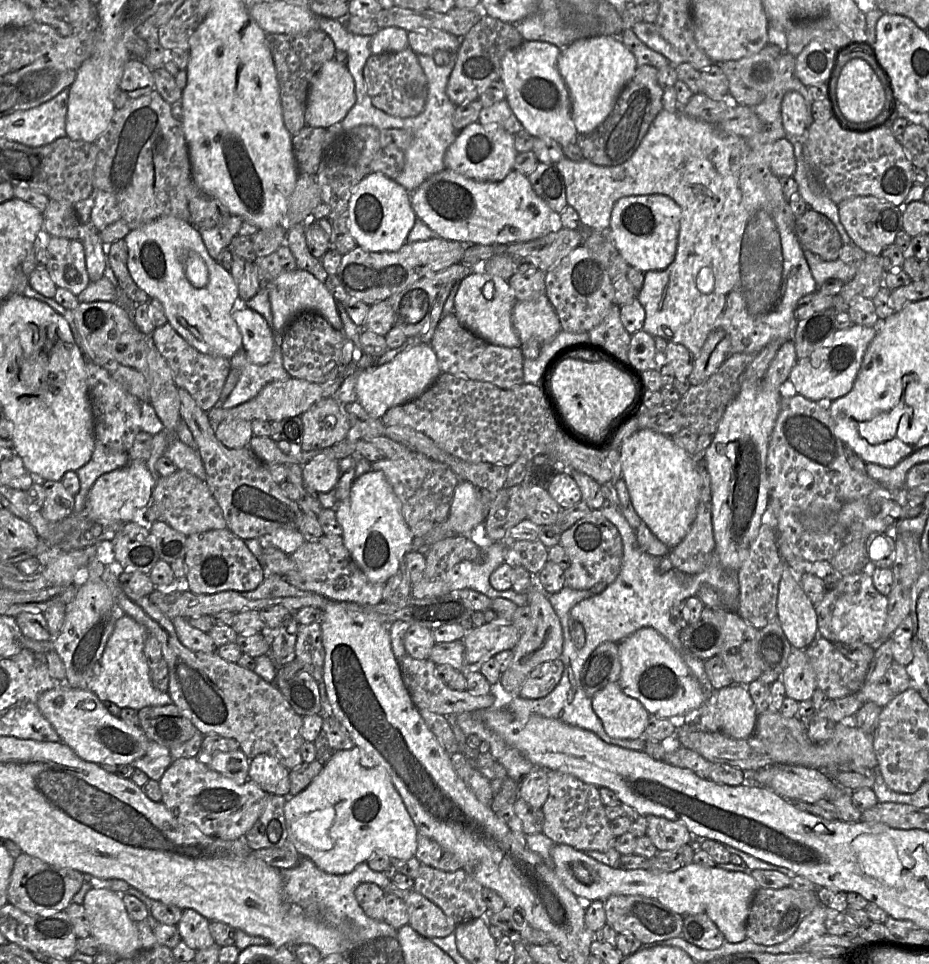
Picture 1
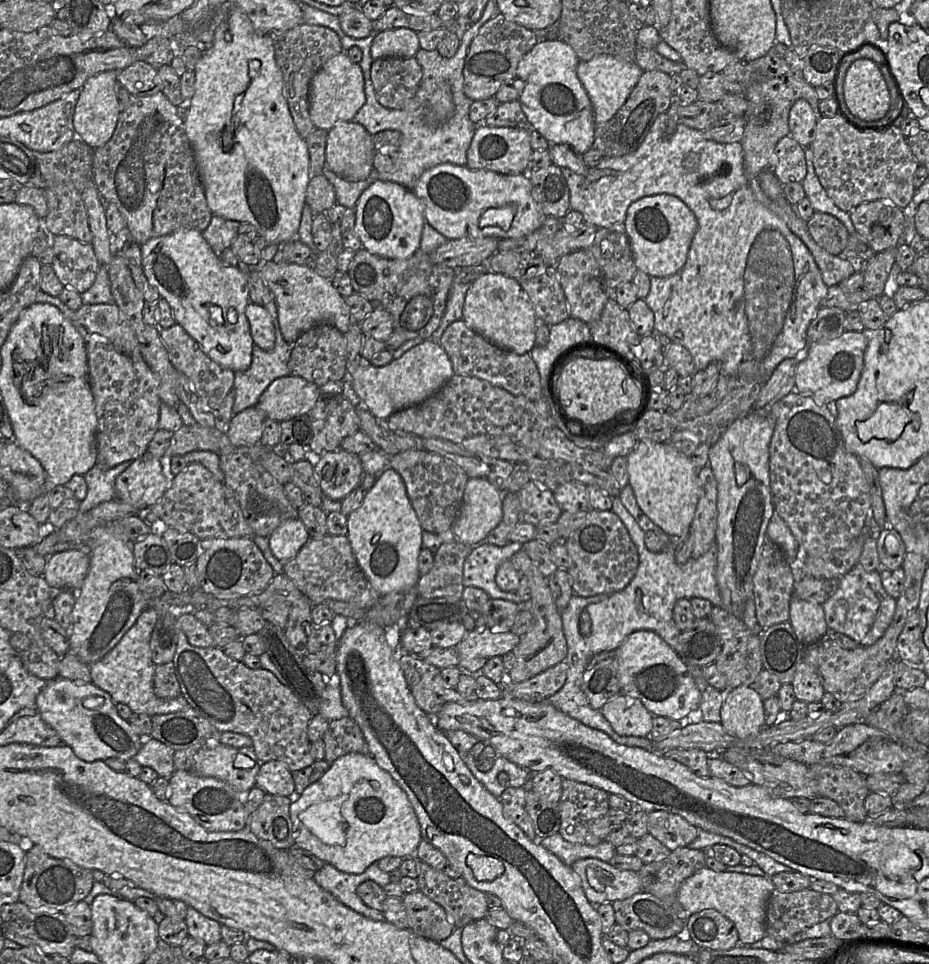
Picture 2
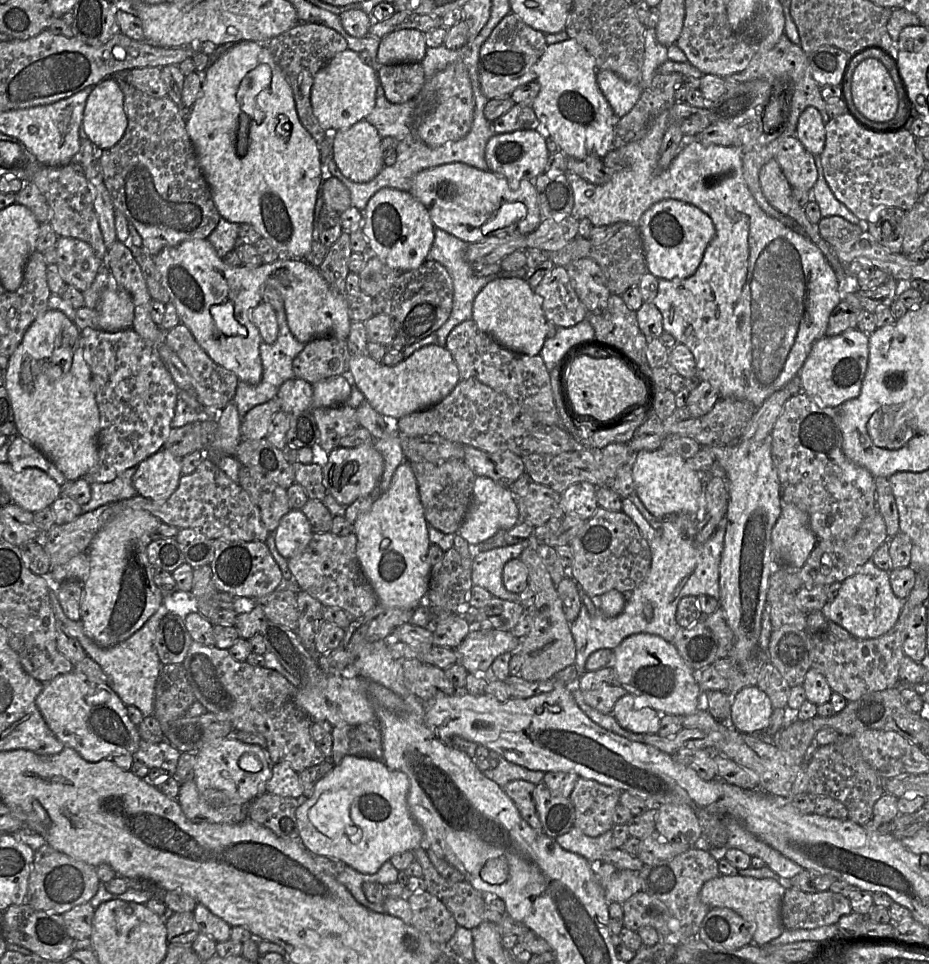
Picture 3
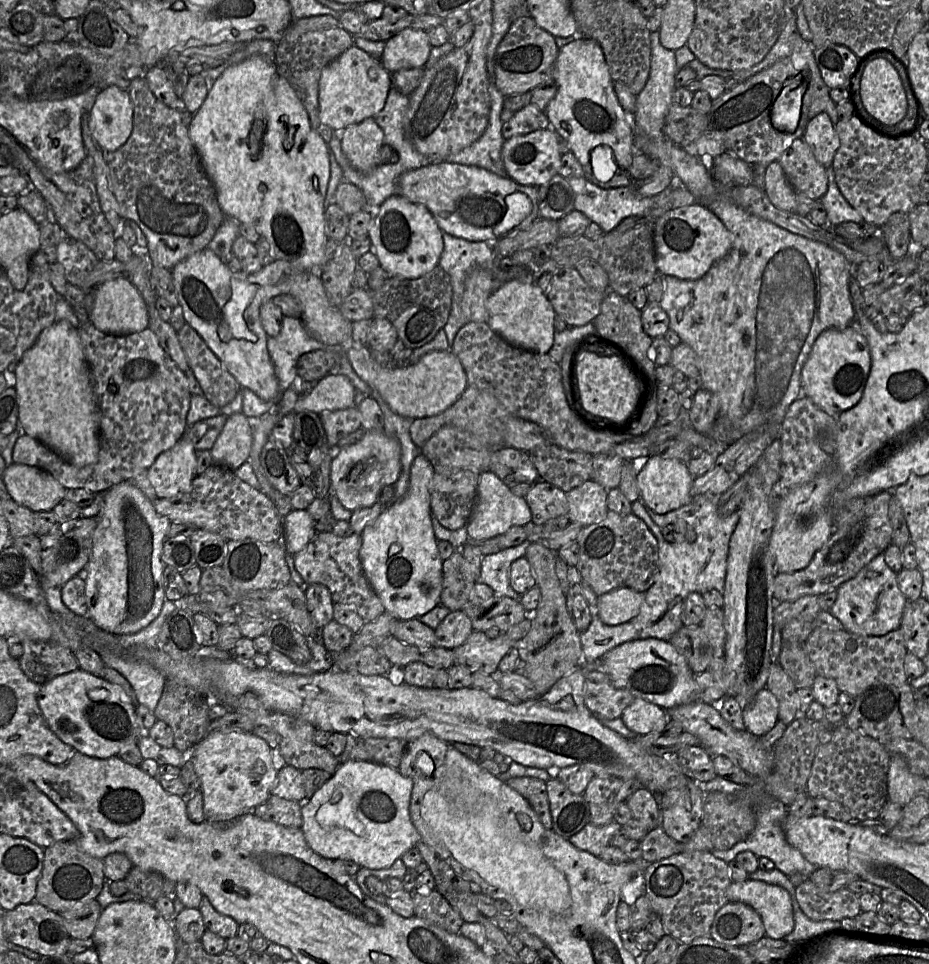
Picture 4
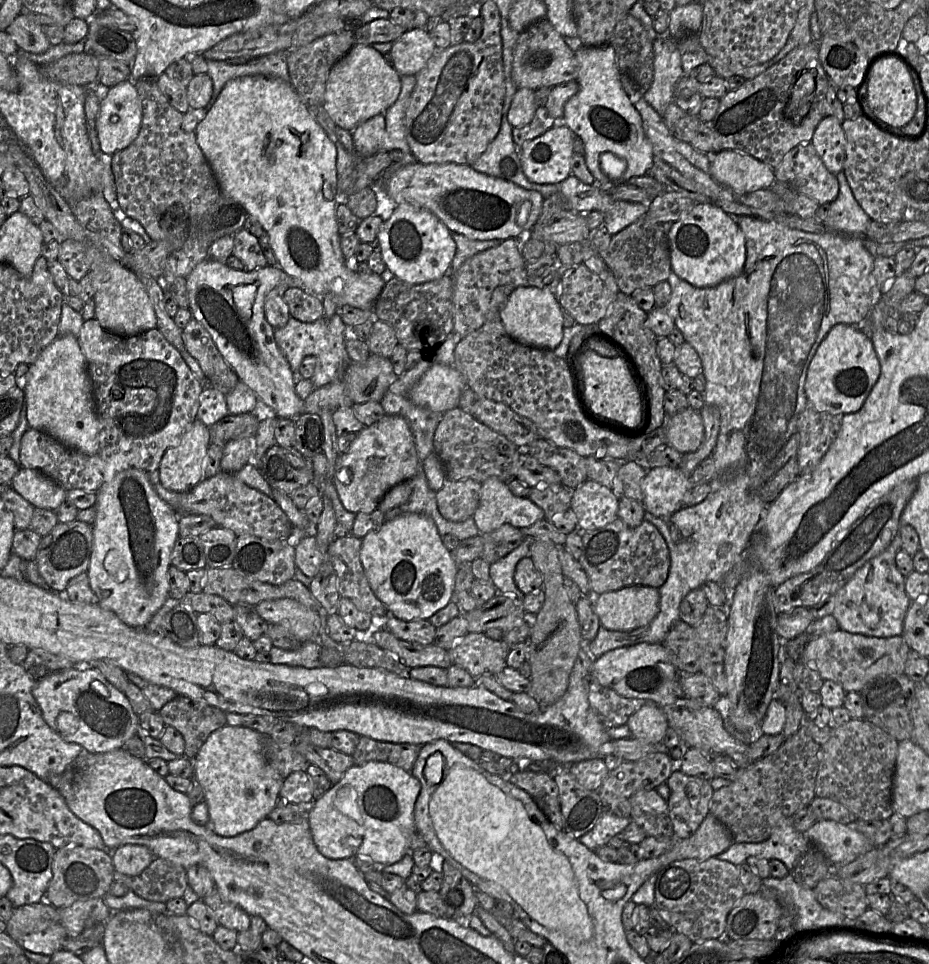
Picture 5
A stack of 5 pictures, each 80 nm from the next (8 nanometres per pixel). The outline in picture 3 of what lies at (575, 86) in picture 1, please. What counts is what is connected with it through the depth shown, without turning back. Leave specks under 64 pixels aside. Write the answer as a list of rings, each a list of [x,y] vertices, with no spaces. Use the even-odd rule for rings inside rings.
[[[599,69],[597,83],[619,118],[635,106],[642,92],[640,83],[628,82],[610,70]]]

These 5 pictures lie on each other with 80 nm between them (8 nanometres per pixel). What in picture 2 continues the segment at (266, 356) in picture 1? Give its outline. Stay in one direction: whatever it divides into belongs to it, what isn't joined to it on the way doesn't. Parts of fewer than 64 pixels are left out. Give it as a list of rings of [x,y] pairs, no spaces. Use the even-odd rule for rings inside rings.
[[[250,302],[245,314],[254,345],[265,351],[272,350],[275,346],[275,327],[268,310],[263,305]]]

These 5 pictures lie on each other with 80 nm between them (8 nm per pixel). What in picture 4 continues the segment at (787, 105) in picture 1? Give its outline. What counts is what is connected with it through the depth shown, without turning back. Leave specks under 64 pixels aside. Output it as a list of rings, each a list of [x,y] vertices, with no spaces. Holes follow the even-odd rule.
[[[825,112],[813,117],[807,124],[801,138],[809,145],[812,153],[825,168],[830,168],[840,146],[835,125]]]

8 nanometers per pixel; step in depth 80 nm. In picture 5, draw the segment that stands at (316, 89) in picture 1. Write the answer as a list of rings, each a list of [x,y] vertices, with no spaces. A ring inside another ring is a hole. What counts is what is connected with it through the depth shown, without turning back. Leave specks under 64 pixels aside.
[[[355,44],[330,70],[325,108],[338,127],[352,131],[371,117],[384,114],[397,100],[401,86],[401,75],[384,55],[370,46]]]

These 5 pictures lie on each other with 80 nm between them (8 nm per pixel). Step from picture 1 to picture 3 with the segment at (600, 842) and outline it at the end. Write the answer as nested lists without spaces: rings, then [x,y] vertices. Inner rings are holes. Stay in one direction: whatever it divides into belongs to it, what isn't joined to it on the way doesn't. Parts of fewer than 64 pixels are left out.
[[[579,778],[569,796],[575,809],[574,827],[589,837],[598,837],[611,830],[621,793],[597,781]]]

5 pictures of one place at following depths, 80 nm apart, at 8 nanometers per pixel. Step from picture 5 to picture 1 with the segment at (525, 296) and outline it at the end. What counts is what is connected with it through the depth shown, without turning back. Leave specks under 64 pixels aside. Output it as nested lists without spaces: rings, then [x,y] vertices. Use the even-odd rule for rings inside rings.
[[[474,272],[460,280],[453,314],[463,327],[485,341],[501,347],[521,348],[522,343],[512,321],[517,301],[508,281],[485,272]]]

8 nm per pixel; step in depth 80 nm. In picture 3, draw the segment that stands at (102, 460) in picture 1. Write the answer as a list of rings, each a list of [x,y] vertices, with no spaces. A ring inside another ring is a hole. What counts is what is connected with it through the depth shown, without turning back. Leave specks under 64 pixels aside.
[[[135,469],[125,470],[111,482],[90,484],[91,498],[88,503],[81,506],[82,514],[136,496],[137,491],[132,484]]]

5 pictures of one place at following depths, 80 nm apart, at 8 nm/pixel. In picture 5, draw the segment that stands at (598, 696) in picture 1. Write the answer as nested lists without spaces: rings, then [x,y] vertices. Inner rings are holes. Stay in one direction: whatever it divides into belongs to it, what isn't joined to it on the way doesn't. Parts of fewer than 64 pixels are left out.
[[[649,702],[632,714],[626,725],[634,738],[652,744],[662,744],[669,727],[662,707]]]

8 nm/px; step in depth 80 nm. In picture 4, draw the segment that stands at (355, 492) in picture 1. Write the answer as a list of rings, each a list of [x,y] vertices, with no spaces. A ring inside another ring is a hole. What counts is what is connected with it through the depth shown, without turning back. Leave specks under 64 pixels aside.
[[[422,454],[415,457],[406,494],[383,512],[362,531],[362,544],[359,551],[361,565],[370,586],[382,602],[386,611],[396,619],[419,618],[440,603],[443,587],[443,560],[439,555],[437,539],[431,520],[429,484],[435,470],[430,461]]]

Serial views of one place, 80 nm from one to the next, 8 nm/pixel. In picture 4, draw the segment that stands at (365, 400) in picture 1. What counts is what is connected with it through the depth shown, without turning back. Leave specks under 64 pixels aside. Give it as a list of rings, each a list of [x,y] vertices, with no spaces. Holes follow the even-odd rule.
[[[352,345],[348,359],[358,374],[397,414],[414,419],[439,414],[452,406],[468,386],[467,375],[459,359],[447,350],[432,351],[415,363],[401,368],[379,364],[368,346]]]

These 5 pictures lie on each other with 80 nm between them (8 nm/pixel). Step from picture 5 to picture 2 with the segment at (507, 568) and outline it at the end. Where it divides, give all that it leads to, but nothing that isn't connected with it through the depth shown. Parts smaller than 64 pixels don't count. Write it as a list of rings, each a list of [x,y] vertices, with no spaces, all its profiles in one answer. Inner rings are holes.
[[[508,542],[504,546],[489,543],[474,544],[475,546],[463,566],[463,584],[483,589],[491,598],[504,599],[517,603],[521,609],[528,608],[516,592],[507,592],[499,588],[495,581],[498,567],[520,551],[523,544]]]

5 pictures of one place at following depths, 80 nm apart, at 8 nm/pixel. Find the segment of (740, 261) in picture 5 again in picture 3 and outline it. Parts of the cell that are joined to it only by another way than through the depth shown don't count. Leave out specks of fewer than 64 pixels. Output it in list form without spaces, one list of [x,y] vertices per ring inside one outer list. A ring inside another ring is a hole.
[[[665,199],[642,215],[638,228],[642,237],[648,272],[658,279],[683,279],[698,269],[703,255],[715,236],[712,219],[694,205]]]

